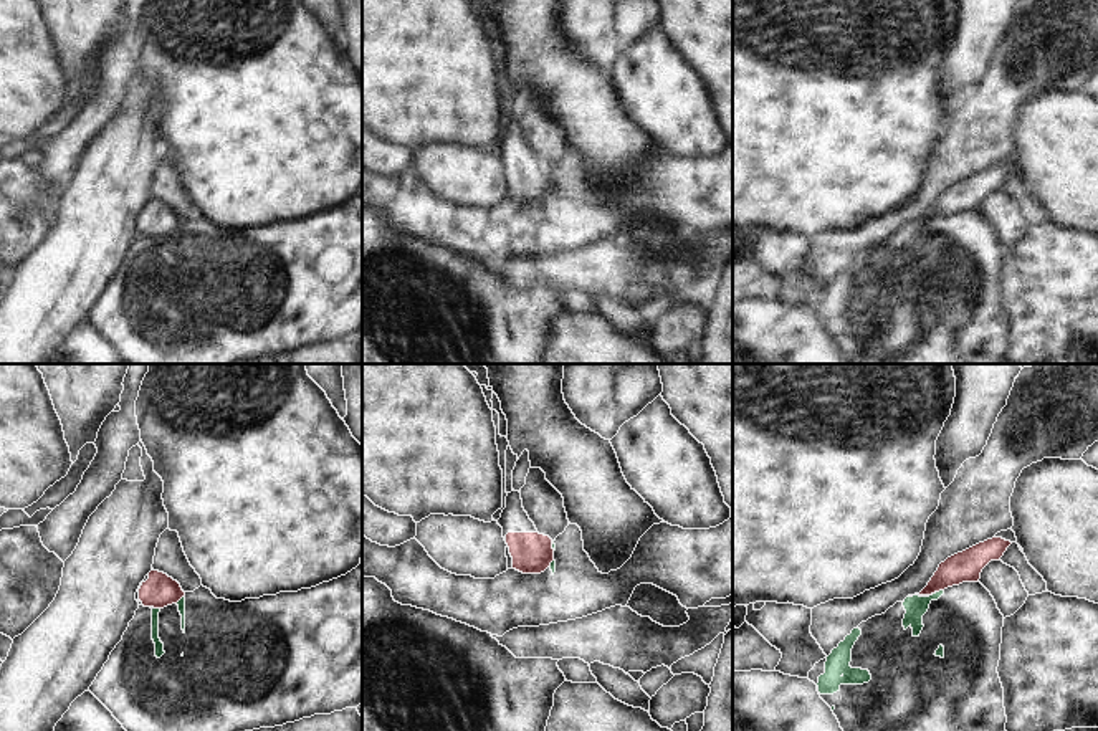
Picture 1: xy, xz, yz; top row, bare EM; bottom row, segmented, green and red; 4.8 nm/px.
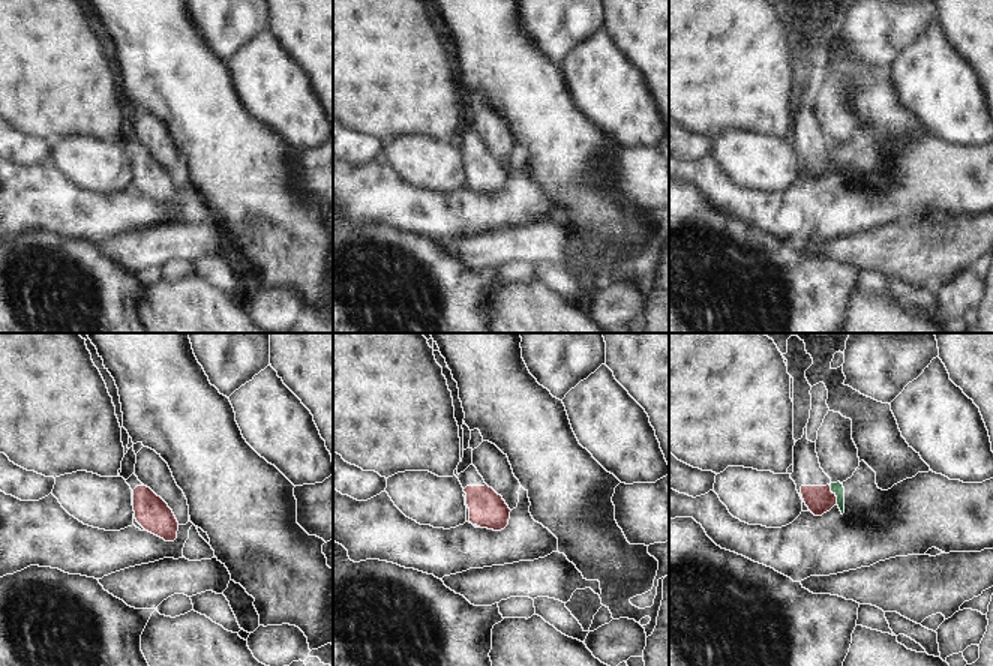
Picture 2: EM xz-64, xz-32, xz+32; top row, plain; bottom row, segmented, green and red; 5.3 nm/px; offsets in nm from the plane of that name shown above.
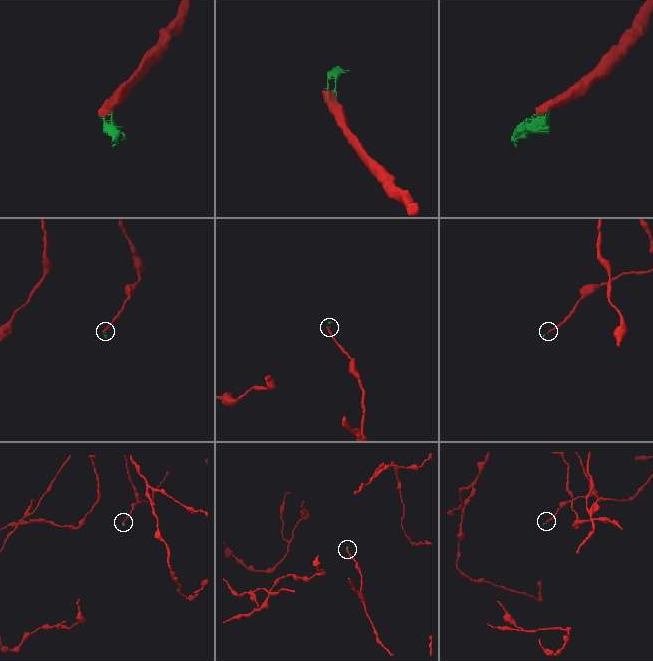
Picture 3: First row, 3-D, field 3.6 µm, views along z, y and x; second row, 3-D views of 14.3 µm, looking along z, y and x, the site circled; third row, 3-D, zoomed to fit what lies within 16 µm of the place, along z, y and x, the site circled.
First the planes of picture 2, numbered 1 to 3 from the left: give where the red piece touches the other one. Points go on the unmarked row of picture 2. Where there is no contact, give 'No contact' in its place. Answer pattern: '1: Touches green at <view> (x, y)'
1: No contact
2: No contact
3: Touches green at xz+32 (836, 159)

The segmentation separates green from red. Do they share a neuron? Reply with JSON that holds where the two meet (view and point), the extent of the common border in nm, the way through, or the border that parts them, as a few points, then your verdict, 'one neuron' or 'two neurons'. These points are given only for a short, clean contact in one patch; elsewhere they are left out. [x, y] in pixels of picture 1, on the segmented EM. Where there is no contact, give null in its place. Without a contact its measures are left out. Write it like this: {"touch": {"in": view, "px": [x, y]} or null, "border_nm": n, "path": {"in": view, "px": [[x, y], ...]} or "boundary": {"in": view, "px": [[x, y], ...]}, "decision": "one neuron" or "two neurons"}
{"touch": {"in": "yz", "px": [940, 591]}, "border_nm": 40, "boundary": {"in": "yz", "px": [[943, 589], [936, 592]]}, "decision": "two neurons"}

